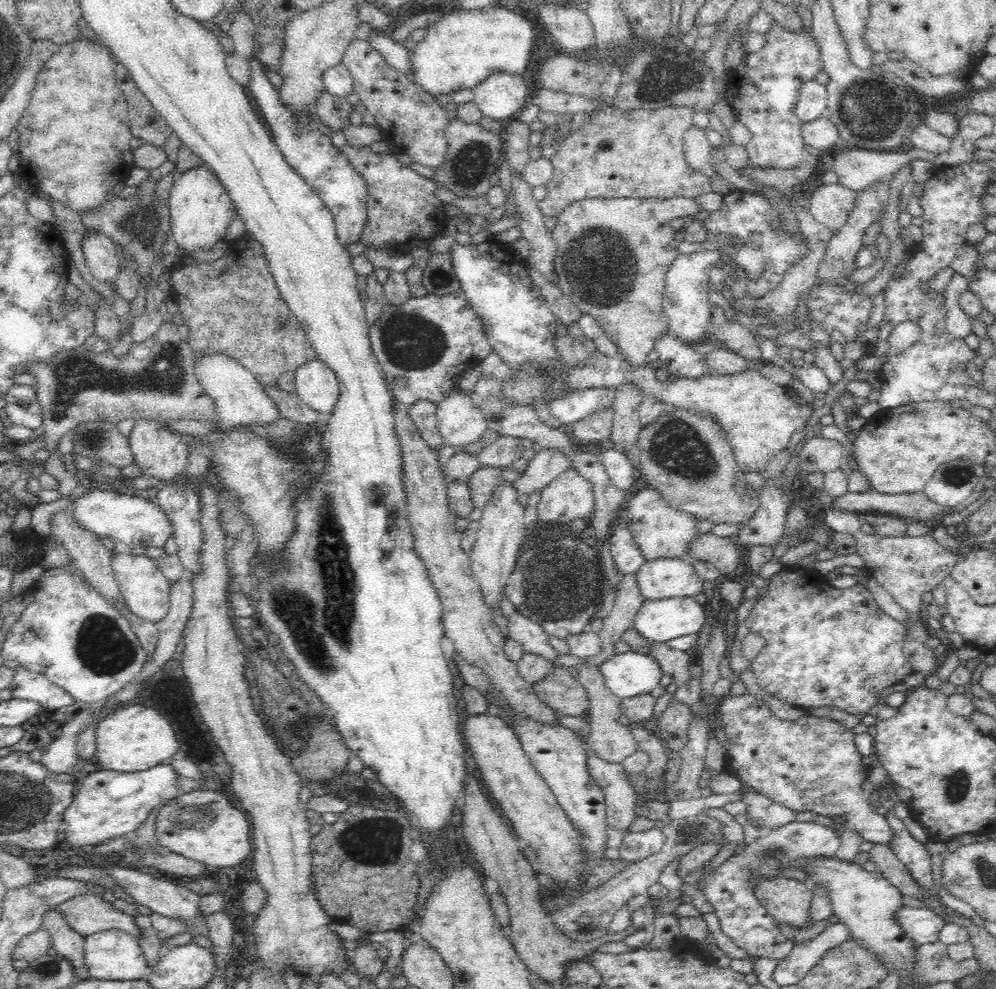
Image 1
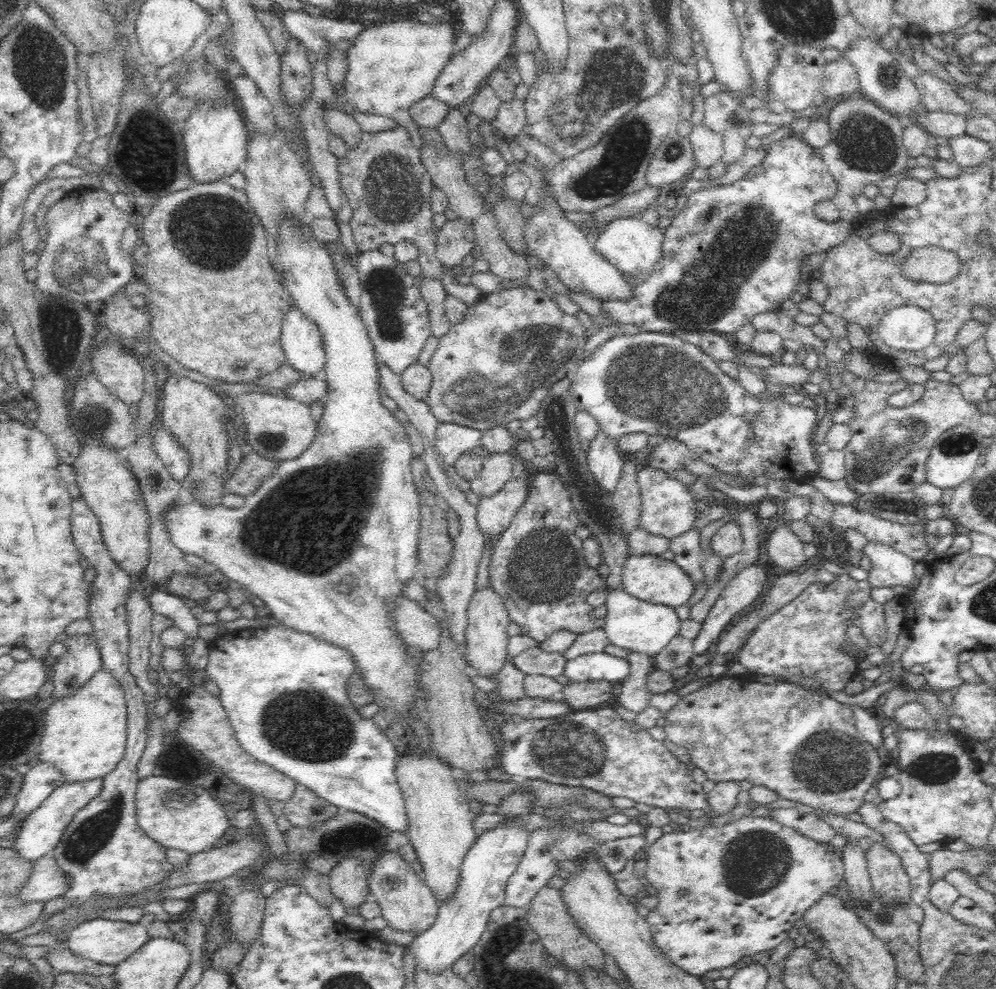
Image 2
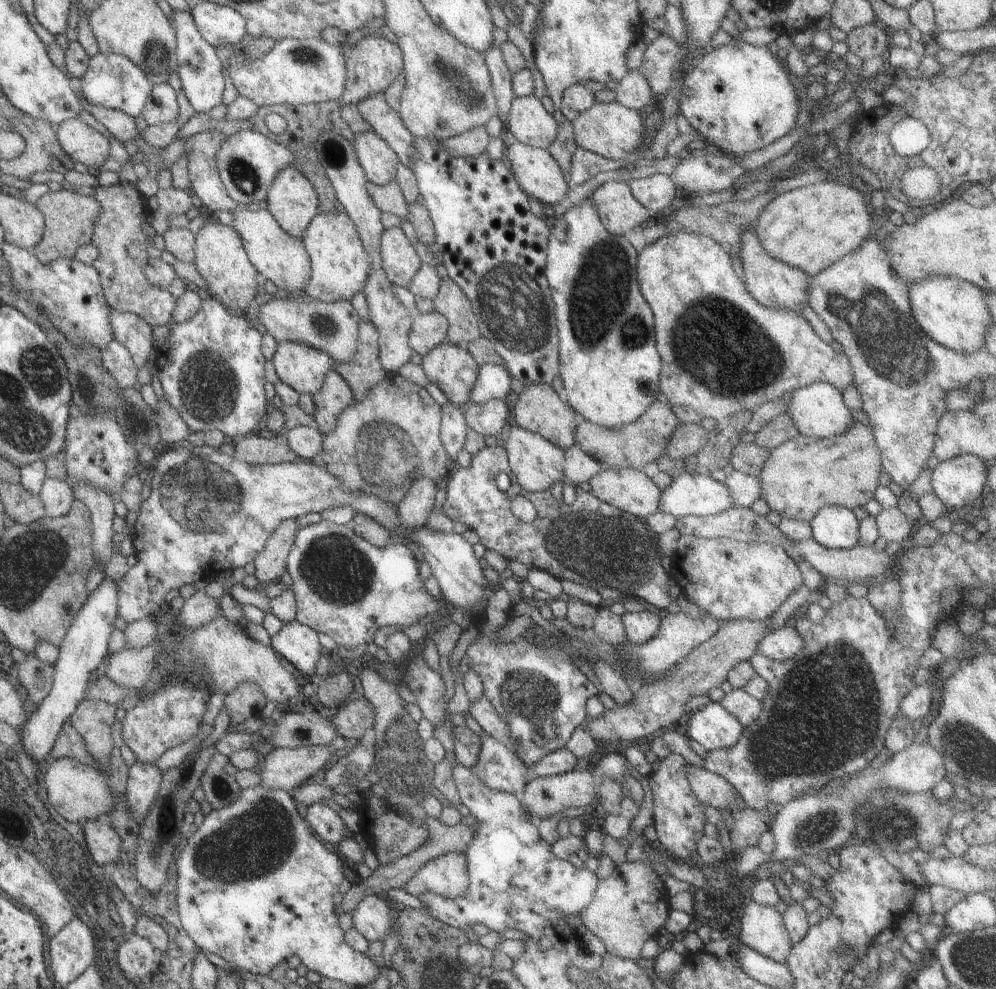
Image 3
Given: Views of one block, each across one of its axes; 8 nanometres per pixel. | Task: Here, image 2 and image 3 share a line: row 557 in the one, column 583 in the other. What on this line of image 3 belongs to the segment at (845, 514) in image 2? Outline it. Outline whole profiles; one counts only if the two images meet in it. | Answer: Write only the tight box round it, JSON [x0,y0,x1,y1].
[578,861,670,960]

